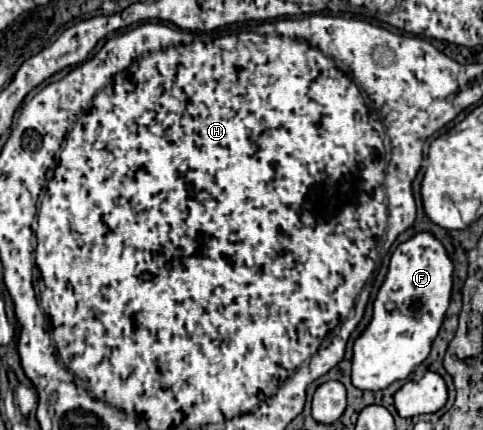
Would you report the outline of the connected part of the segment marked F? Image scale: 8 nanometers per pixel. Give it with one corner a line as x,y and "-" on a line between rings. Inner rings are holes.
420,231
396,247
386,279
374,301
374,315
354,341
352,383
358,389
378,391
398,379
406,379
412,369
428,357
450,303
452,271
454,265
444,245
428,231
-
414,299
422,303
420,319
414,319
410,311

